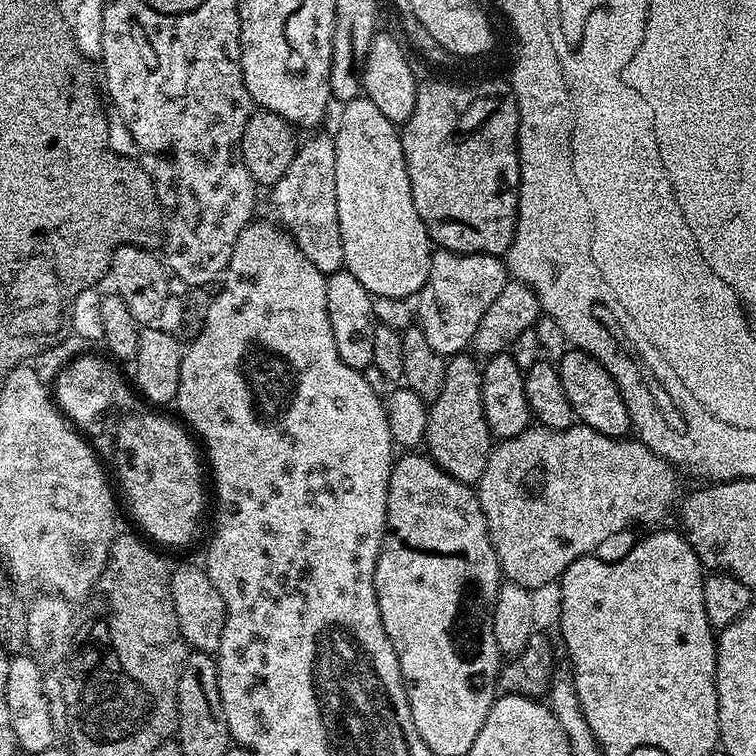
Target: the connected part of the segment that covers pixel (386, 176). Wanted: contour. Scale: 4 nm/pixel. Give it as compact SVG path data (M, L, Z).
M357 98L347 101L341 108L344 109L340 112L340 121L336 124L336 132L334 131L334 139L336 141L334 178L336 179L336 197L338 198L338 226L342 230L344 268L350 274L354 274L354 278L358 278L358 282L362 282L362 286L372 297L381 296L382 298L408 300L409 298L415 297L424 288L424 283L427 281L428 270L431 266L434 248L430 243L428 227L422 222L418 210L414 210L412 183L408 177L408 171L406 170L404 151L402 150L402 142L400 141L400 132L398 131L397 125L392 124L390 118L386 118L386 114L382 114L382 110L378 110L378 106L374 106L374 102L370 102L367 98Z

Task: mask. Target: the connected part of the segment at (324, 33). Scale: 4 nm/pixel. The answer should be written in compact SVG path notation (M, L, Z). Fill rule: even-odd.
M300 12L300 16L288 16L288 20L296 20L296 24L284 24L288 52L276 52L276 56L284 56L284 60L276 60L276 72L244 72L244 85L253 105L278 114L297 129L316 130L328 112L328 104L333 103L330 66L336 16L324 16L324 12L304 16Z

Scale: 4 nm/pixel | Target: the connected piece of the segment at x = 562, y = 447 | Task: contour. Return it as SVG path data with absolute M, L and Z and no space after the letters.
M530 426L522 434L518 434L509 440L499 441L493 447L490 458L486 462L486 470L482 474L478 485L478 495L482 514L486 518L488 533L492 539L492 545L496 551L496 557L500 559L501 573L511 583L521 584L523 588L537 590L544 588L547 584L555 585L563 576L564 571L570 567L580 556L591 556L607 542L611 536L620 536L623 532L628 532L631 528L644 528L656 526L660 519L672 508L672 503L679 501L682 496L680 492L680 476L675 467L669 464L661 456L656 456L648 449L645 444L641 444L639 439L607 436L601 432L595 432L592 428L583 426L573 426L566 430L554 430L553 428L542 428L539 426Z

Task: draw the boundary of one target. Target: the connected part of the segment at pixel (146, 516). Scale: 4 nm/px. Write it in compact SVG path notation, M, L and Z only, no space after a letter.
M128 416L116 428L116 468L120 471L120 484L128 495L133 518L140 523L139 531L157 545L190 543L196 532L196 519L204 508L200 464L196 461L197 445L193 437L177 424L164 416Z

